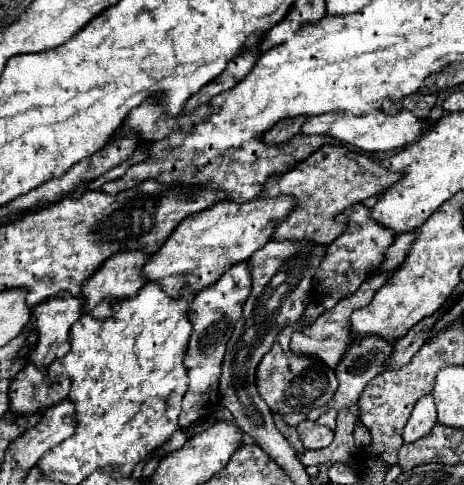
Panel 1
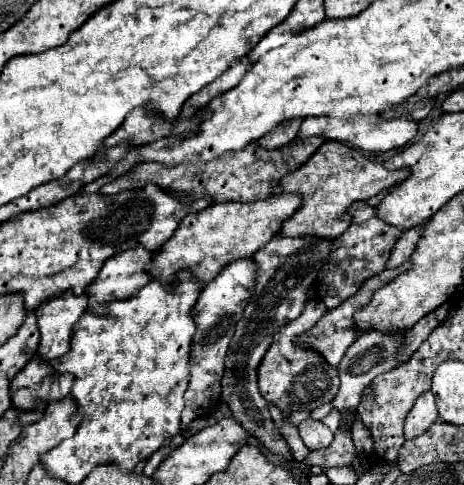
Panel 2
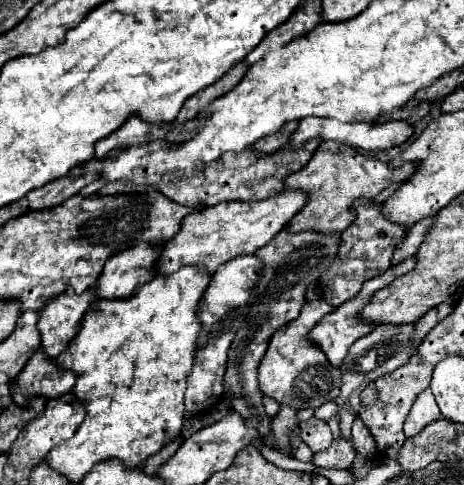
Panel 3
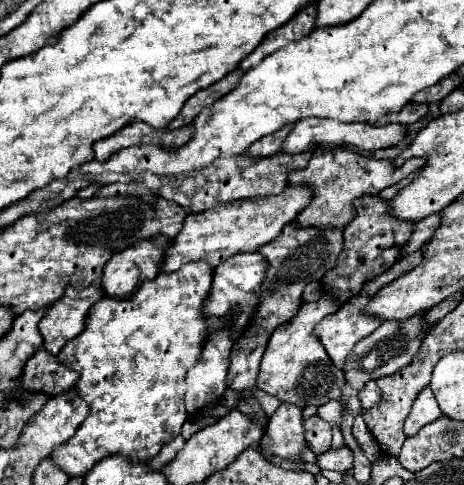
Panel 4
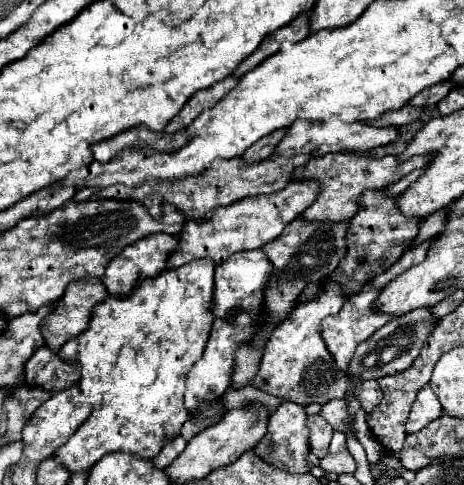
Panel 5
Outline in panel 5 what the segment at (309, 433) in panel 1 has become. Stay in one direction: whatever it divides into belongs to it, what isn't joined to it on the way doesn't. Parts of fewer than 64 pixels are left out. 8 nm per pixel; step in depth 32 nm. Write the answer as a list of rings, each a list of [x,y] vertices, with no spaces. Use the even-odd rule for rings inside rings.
[[[314,414],[314,416],[308,416],[308,428],[310,428],[312,452],[318,458],[324,458],[328,454],[328,444],[330,444],[332,434],[334,434],[332,426],[320,414]]]

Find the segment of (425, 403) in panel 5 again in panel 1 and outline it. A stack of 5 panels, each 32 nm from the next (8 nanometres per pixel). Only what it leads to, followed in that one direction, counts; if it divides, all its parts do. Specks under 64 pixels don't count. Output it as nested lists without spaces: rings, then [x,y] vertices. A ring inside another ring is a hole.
[[[428,394],[428,396],[422,396],[412,410],[404,426],[404,434],[402,434],[404,442],[414,442],[426,436],[434,428],[434,424],[436,424],[436,404],[432,394]]]

